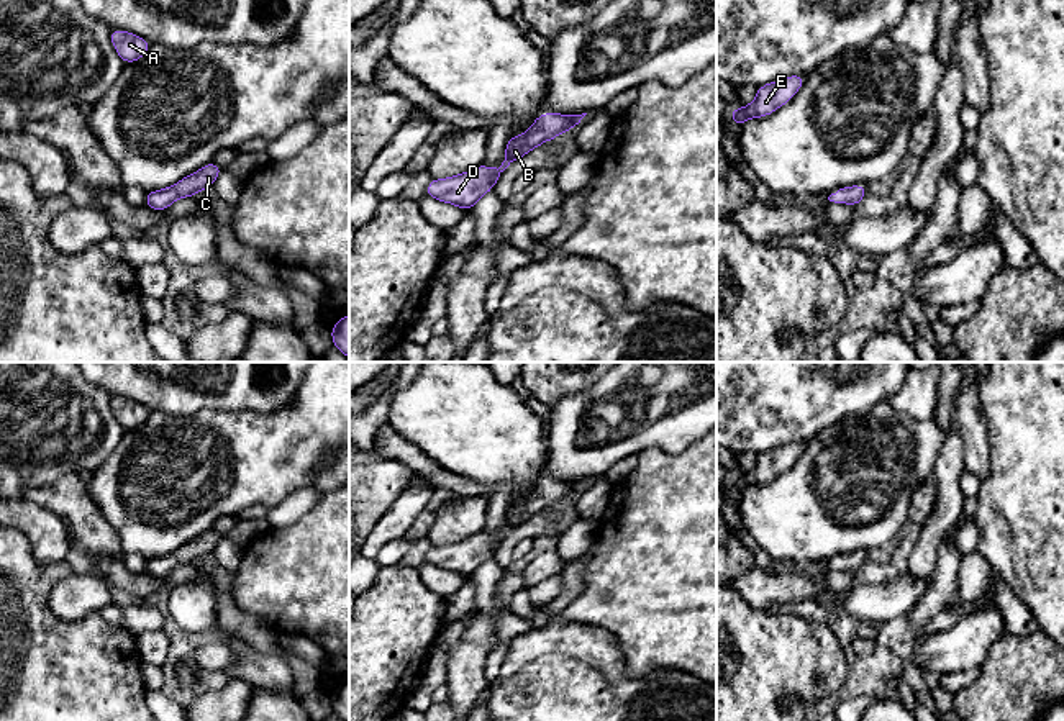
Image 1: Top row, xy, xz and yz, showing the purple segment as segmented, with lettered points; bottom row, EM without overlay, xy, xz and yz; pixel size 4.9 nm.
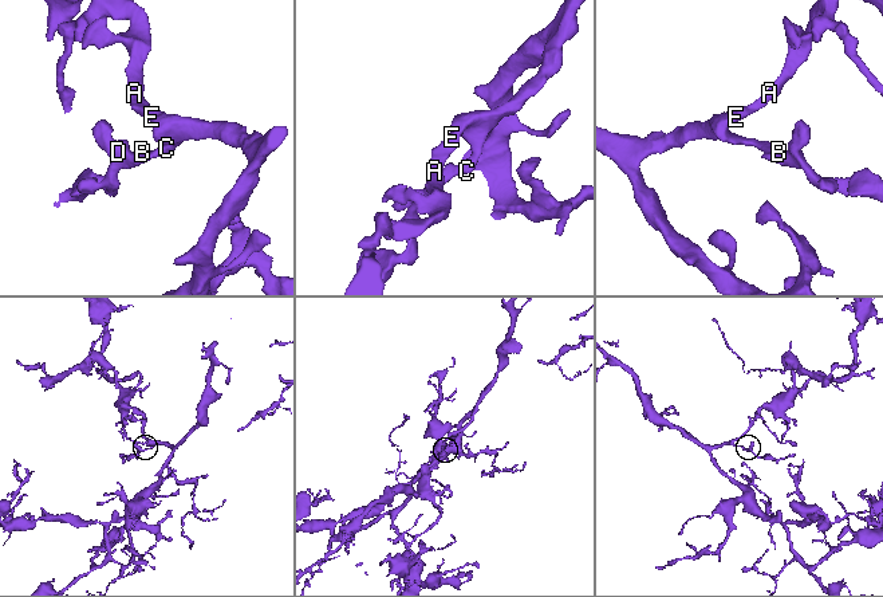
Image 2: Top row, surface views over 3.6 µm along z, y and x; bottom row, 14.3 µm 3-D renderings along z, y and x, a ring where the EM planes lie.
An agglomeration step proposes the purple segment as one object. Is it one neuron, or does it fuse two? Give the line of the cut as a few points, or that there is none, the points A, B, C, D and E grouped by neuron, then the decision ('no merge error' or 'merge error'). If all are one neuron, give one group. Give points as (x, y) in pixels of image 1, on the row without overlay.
cut none; groups A B C D E; no merge error

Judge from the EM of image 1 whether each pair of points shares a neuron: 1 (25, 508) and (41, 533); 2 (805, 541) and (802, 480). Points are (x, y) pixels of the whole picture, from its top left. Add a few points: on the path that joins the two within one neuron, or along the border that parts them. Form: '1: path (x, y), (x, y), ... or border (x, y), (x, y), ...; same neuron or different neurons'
1: path (28, 515), (40, 526); same neuron
2: path (805, 526), (805, 495); same neuron

